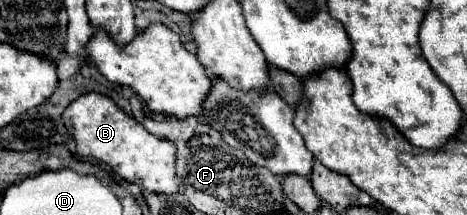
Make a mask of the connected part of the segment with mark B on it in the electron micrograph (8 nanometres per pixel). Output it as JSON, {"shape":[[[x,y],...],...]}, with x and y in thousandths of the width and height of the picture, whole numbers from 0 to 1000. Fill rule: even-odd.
{"shape":[[[210,428],[176,437],[137,512],[137,577],[154,605],[163,698],[171,726],[206,735],[236,763],[236,781],[266,837],[296,856],[321,893],[368,902],[381,884],[373,781],[373,660],[321,623],[287,540],[270,530],[240,456]]]}

